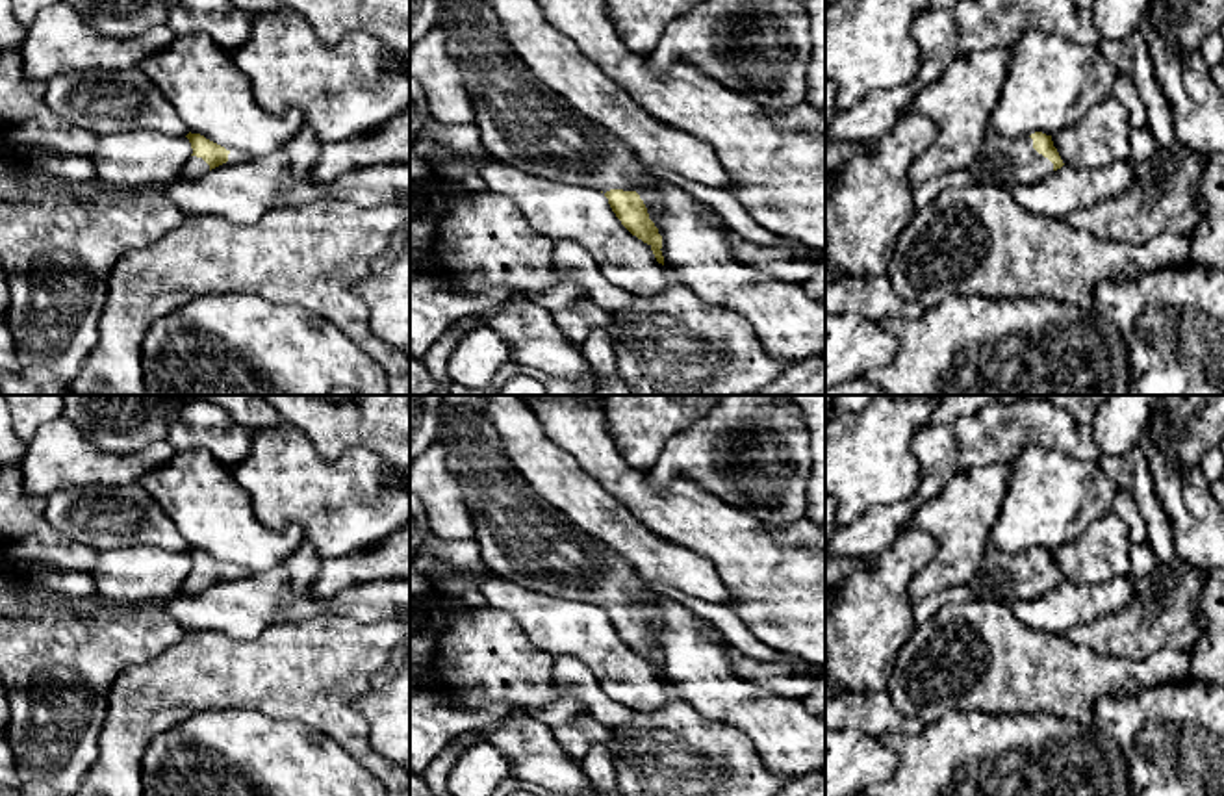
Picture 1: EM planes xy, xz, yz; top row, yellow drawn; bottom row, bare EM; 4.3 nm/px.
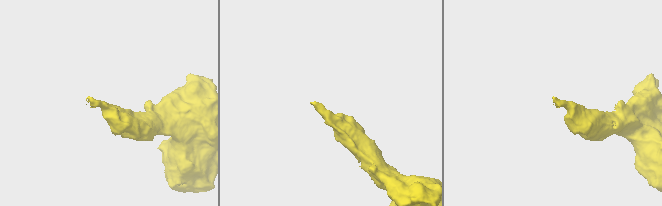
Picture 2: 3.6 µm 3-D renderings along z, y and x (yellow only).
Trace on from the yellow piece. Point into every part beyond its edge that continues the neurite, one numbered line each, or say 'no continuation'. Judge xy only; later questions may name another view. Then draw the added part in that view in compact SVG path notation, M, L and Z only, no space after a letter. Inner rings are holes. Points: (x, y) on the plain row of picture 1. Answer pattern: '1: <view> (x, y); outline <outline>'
1: xy (195, 581); outline M191 571L184 579L180 592L195 594L195 592L206 590L208 586L210 586L210 581L202 573Z

